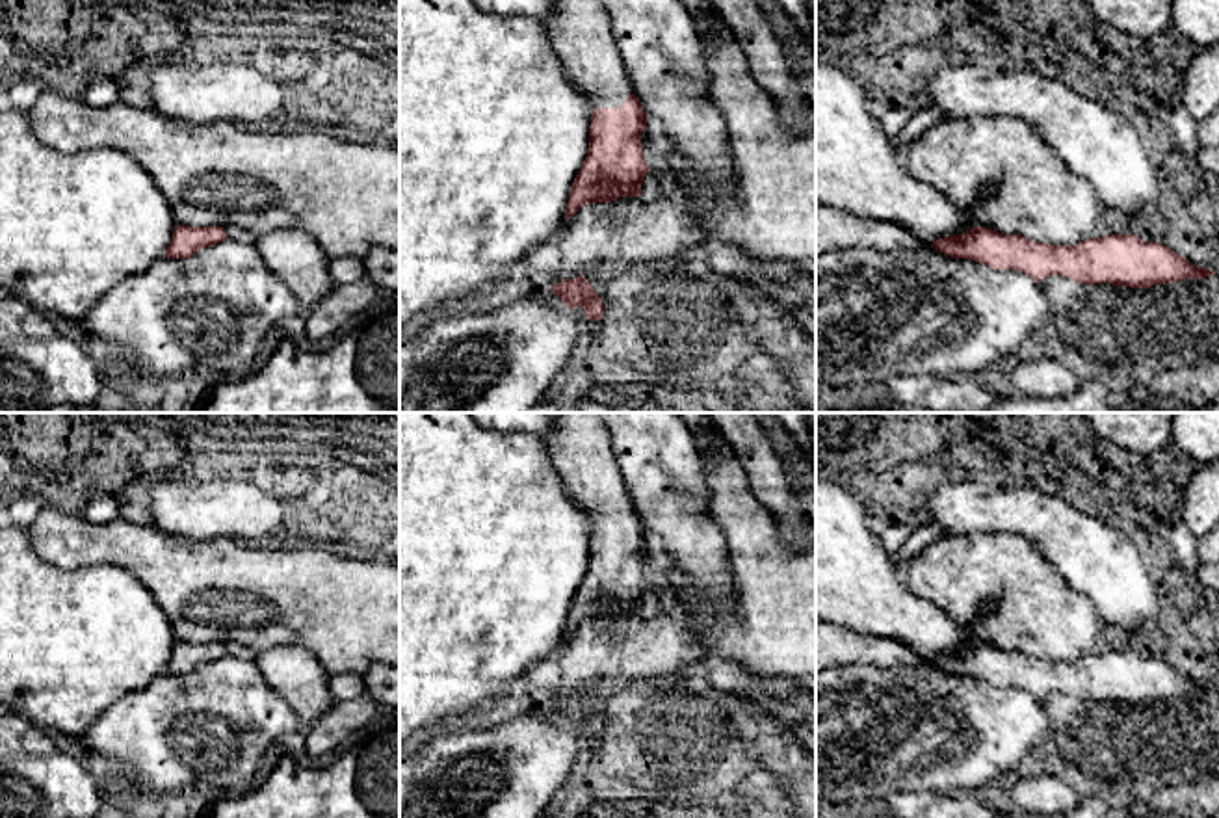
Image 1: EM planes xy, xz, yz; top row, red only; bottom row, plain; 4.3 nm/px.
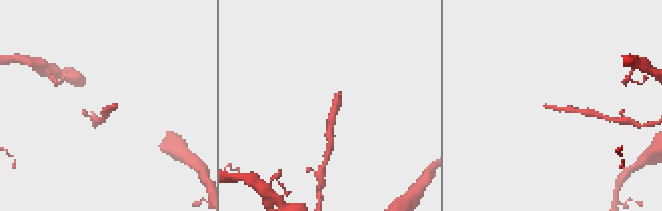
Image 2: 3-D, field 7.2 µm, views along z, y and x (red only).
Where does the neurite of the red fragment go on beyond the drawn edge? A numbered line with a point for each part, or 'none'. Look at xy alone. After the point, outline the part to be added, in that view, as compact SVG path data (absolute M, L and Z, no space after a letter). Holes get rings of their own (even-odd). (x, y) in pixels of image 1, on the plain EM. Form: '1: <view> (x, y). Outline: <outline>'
none

